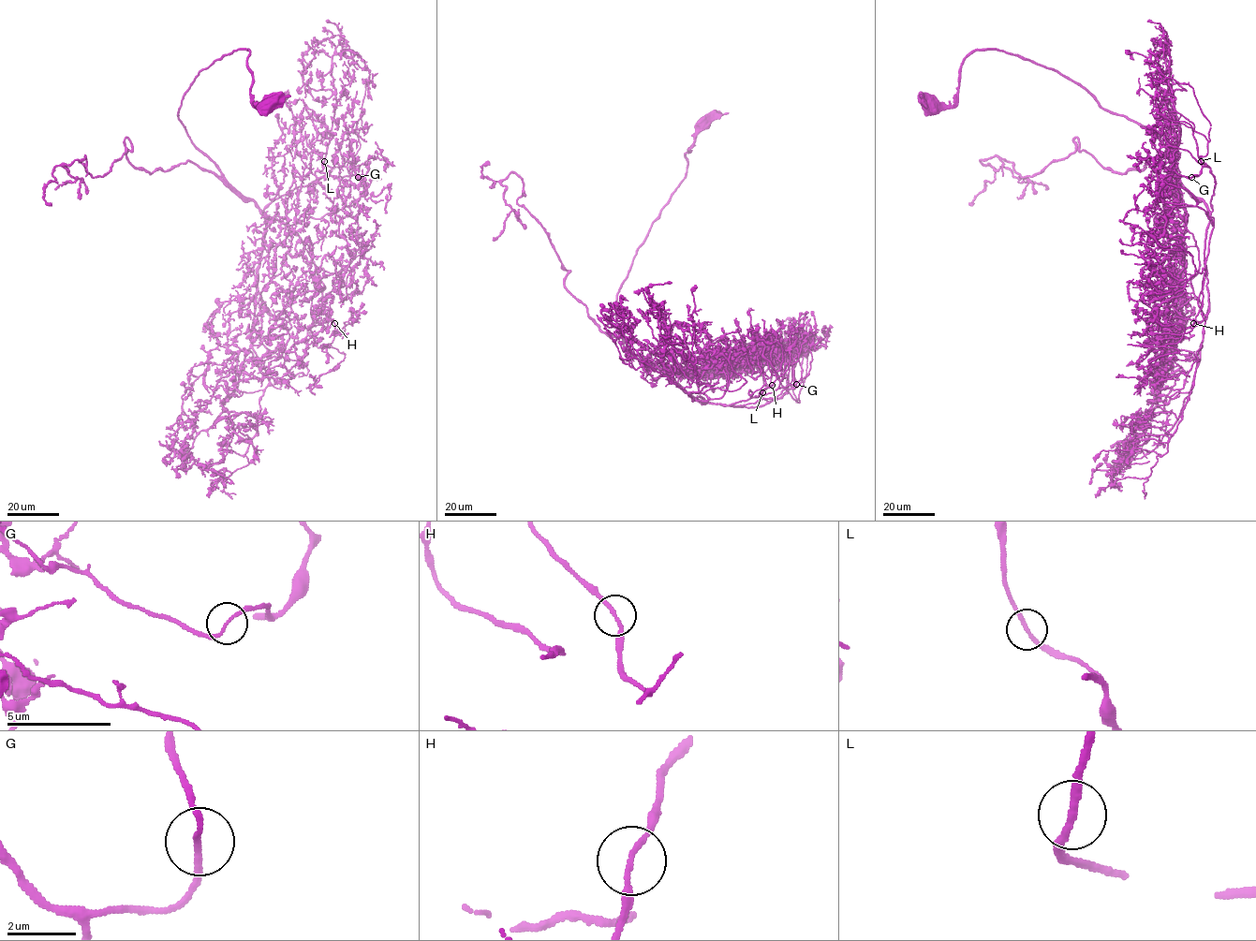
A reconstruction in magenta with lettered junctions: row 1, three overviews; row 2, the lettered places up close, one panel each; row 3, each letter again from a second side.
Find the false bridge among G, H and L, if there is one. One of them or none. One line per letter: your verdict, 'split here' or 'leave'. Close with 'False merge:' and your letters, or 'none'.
G: leave
H: leave
L: leave
False merge: none

